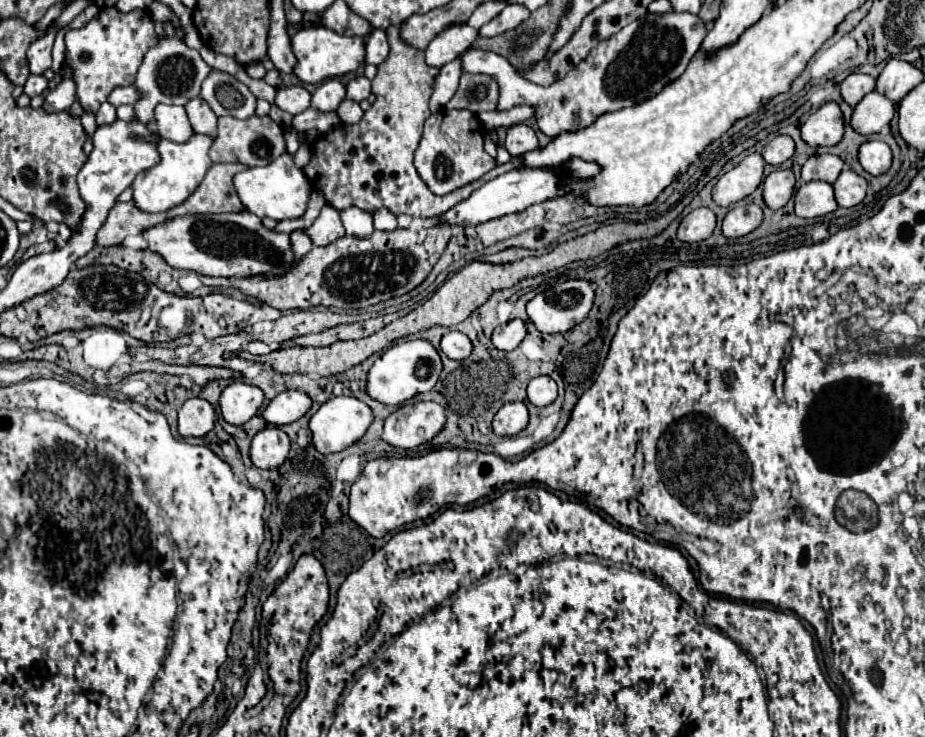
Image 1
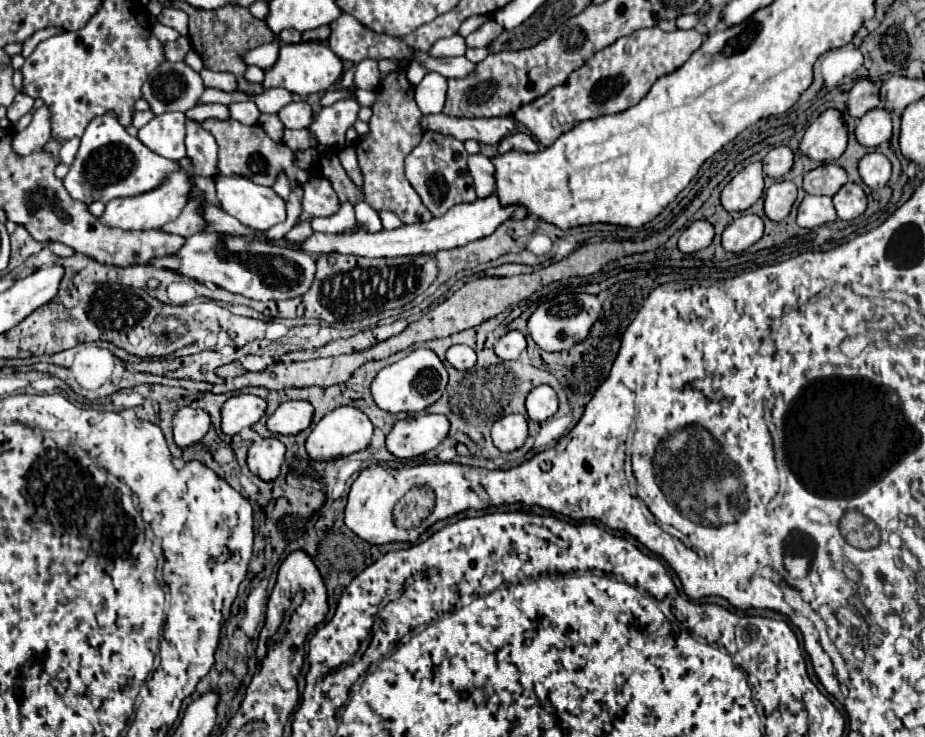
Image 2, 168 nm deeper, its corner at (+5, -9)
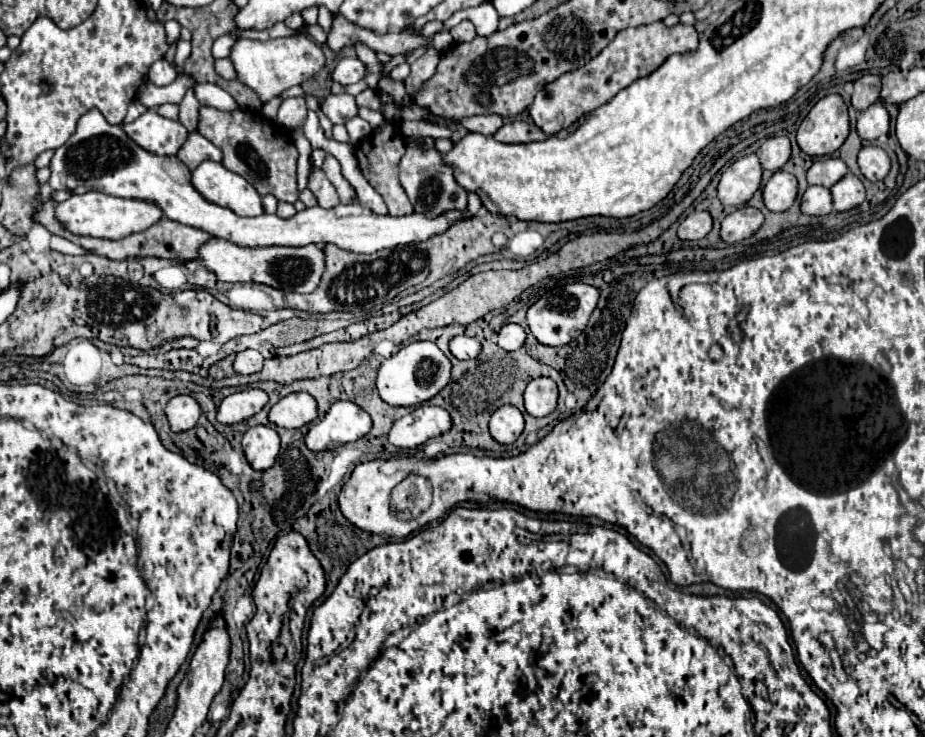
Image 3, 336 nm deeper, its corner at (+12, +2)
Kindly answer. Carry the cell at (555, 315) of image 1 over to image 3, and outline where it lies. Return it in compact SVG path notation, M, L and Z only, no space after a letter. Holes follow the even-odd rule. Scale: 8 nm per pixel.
M570 283L564 285L564 293L548 293L544 297L540 297L530 309L528 309L528 327L532 331L532 335L542 343L542 345L550 345L550 347L562 347L568 345L572 339L576 339L578 333L584 331L588 317L592 315L592 311L596 309L600 291L592 285L586 283Z

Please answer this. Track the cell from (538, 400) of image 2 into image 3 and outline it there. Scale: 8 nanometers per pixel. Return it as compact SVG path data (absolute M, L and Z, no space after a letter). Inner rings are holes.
M538 377L524 391L524 405L532 417L546 417L556 409L558 387L550 377Z

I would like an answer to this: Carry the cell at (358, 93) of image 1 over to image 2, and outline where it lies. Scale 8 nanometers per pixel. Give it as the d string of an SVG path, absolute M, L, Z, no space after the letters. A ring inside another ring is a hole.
M345 98L335 102L333 106L323 108L319 114L315 114L313 122L307 126L307 130L313 134L319 146L335 146L341 148L345 144L345 132L353 126L359 112L357 98Z

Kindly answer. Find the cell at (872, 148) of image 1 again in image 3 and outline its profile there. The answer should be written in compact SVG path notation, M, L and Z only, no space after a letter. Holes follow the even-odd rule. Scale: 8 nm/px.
M868 145L860 151L858 165L868 181L882 181L890 171L890 157L882 147Z

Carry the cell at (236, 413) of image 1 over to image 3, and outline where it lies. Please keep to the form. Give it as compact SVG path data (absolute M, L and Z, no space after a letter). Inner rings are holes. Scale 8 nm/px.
M244 389L222 399L218 407L218 421L234 425L250 419L268 403L268 395L260 389Z

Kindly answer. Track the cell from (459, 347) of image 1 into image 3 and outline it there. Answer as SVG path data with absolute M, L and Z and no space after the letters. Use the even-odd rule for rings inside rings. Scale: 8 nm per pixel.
M458 335L450 341L450 351L456 359L474 359L480 353L480 343L474 337Z

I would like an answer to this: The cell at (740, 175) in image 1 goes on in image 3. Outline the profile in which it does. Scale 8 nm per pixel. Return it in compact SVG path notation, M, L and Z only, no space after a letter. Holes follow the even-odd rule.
M746 155L736 159L720 177L718 197L724 205L746 205L762 181L762 167L758 155Z

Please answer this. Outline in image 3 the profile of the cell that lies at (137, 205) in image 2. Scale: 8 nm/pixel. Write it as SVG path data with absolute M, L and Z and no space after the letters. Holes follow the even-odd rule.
M88 191L84 195L72 195L70 199L56 203L54 215L62 223L62 227L66 227L66 231L74 235L116 241L116 239L124 239L126 235L148 229L162 217L162 211L156 205L150 205L138 199L122 199L122 197L110 197L100 191Z

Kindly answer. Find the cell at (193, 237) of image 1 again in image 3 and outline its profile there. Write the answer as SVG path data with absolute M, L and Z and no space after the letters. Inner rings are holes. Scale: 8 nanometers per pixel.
M210 239L200 247L200 259L204 265L216 273L220 281L230 283L264 283L274 289L294 291L294 293L310 293L318 287L322 279L322 271L326 269L324 251L310 243L306 247L258 247L246 249L238 247L226 239Z

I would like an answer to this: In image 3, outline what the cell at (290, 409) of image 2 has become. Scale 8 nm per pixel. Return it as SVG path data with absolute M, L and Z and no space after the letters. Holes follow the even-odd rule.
M290 393L270 409L268 417L278 427L300 429L318 417L318 405L308 393Z

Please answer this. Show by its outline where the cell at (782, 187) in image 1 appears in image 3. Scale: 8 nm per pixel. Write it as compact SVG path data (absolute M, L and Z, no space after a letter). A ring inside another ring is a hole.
M776 171L764 187L764 203L770 211L786 211L798 195L798 181L792 173Z

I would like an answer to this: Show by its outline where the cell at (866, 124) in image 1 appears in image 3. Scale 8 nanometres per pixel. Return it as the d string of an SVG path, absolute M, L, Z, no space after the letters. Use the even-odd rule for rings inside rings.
M876 101L858 115L858 135L862 139L874 141L880 135L886 135L888 131L890 131L890 115L880 101Z

